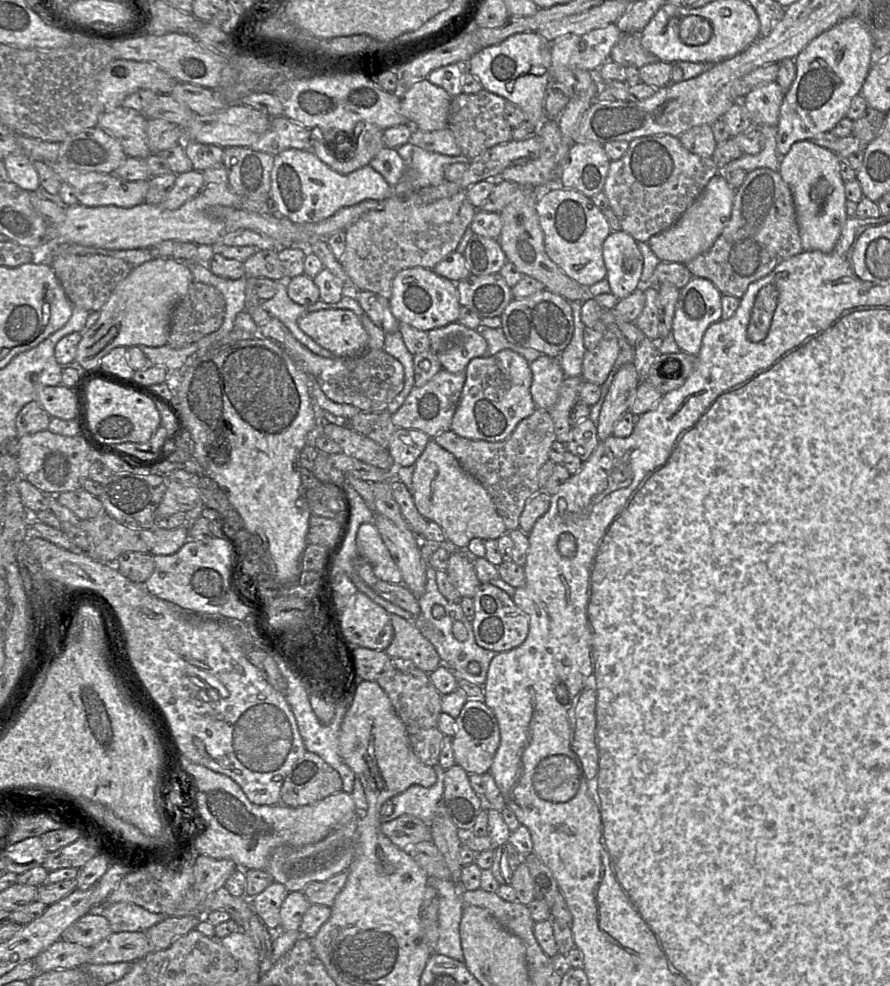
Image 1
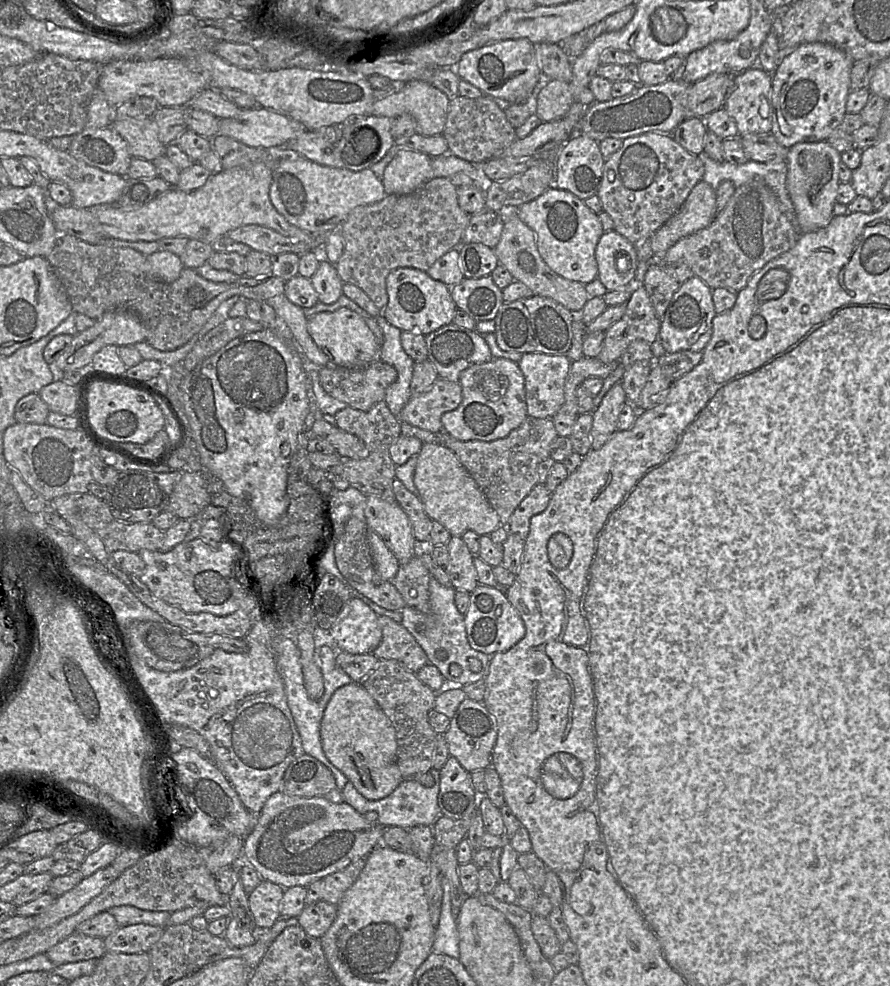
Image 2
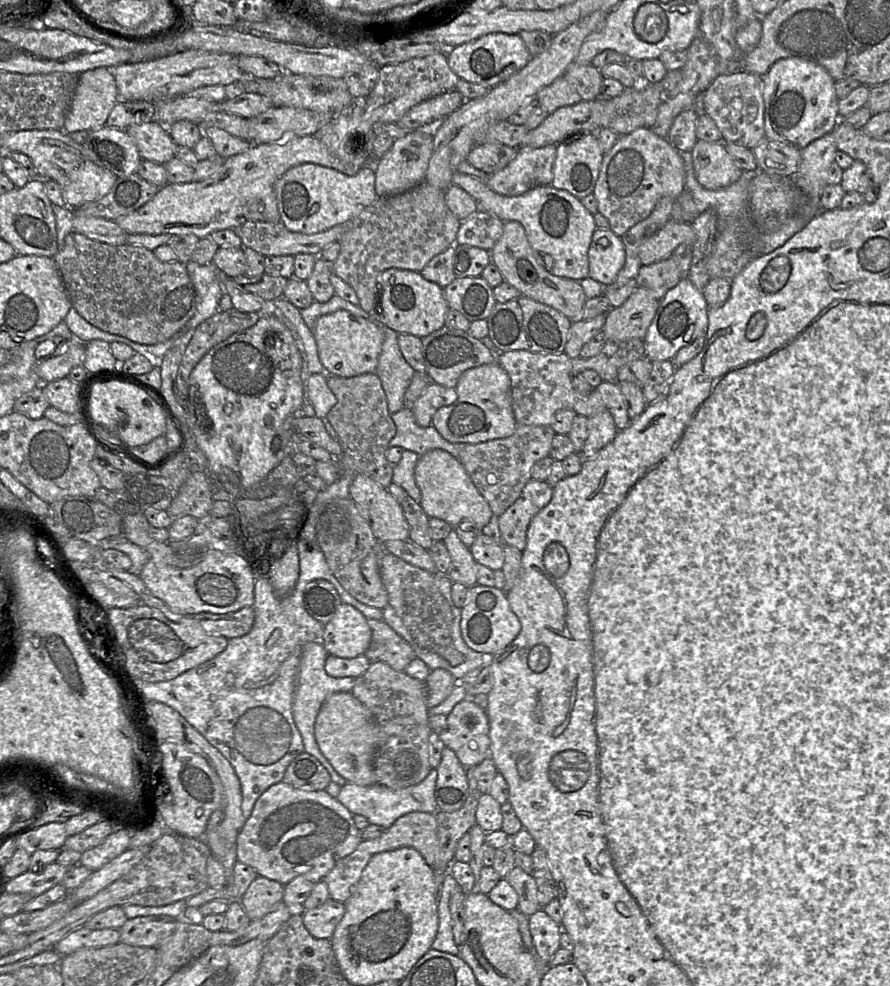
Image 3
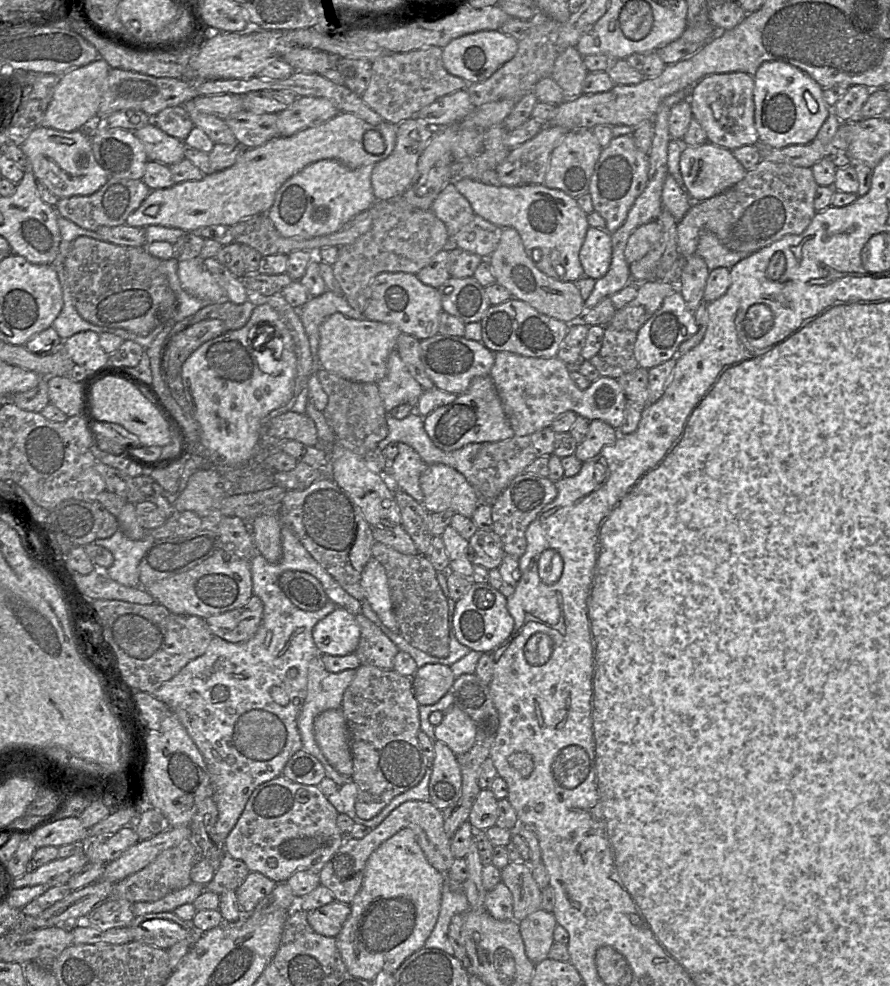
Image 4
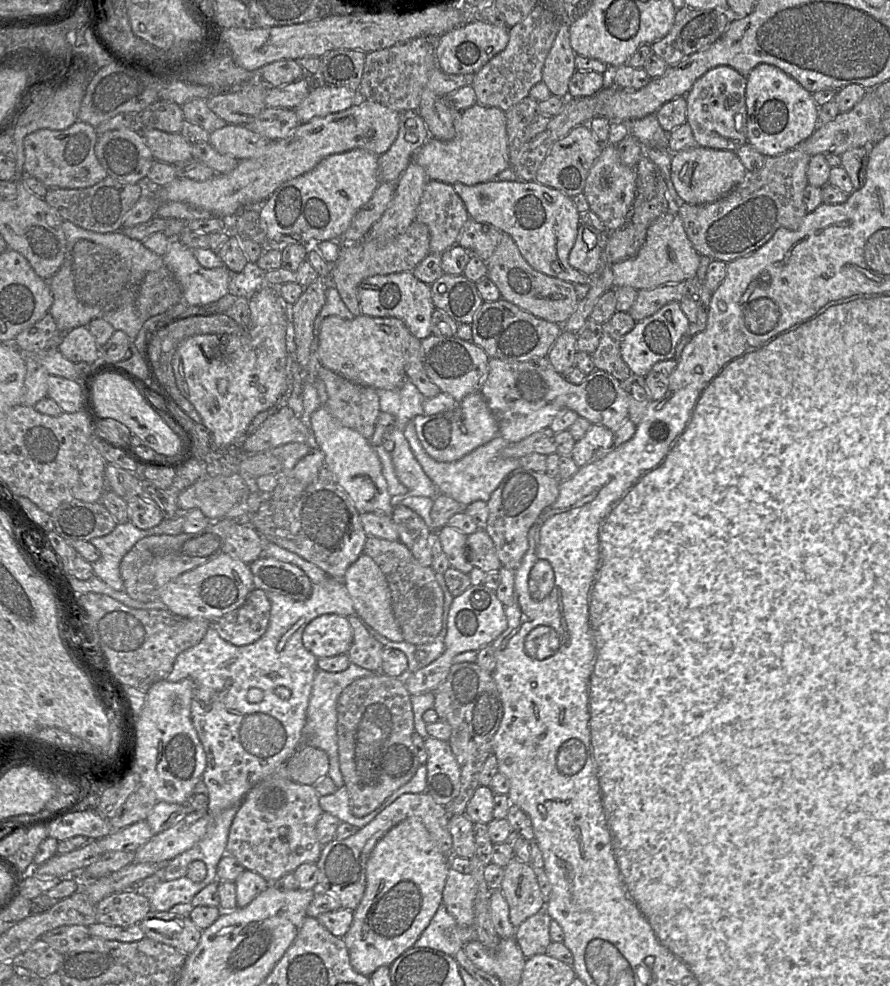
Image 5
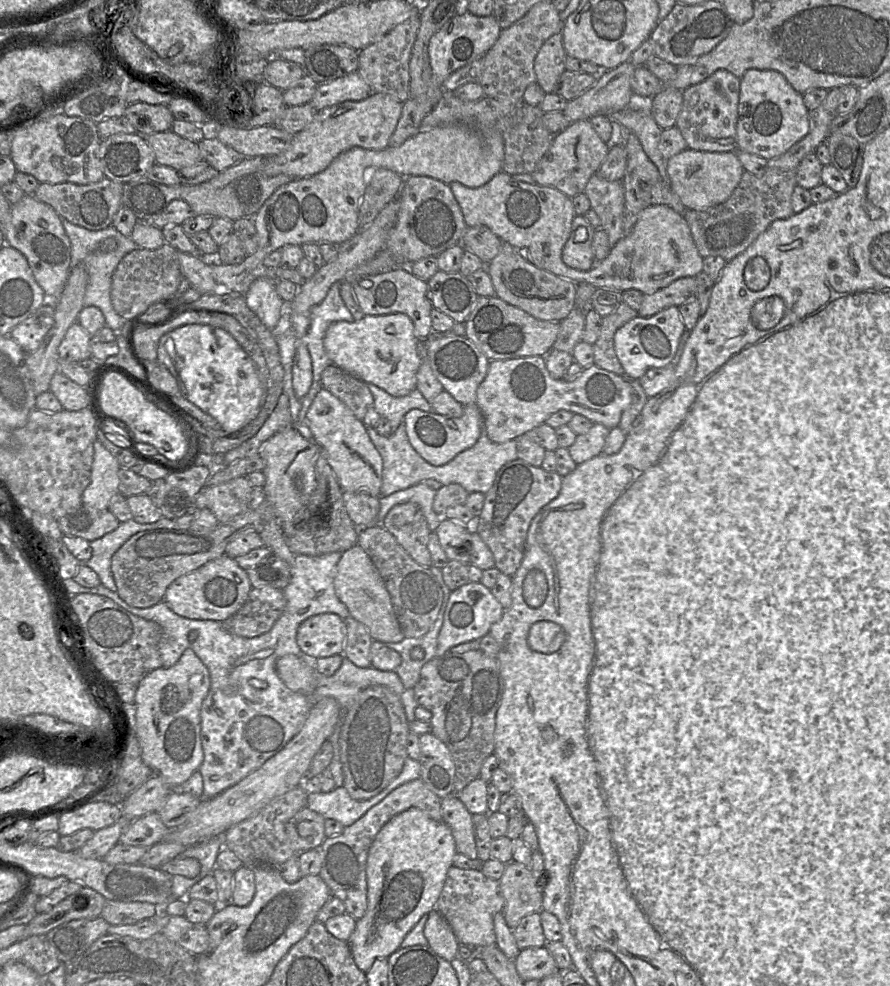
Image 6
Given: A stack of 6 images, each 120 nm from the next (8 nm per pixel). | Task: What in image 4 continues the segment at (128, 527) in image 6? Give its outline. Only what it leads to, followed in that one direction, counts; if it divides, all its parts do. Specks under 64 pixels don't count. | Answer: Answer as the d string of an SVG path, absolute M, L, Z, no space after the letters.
M120 530L111 537L95 540L113 555L113 564L107 568L110 579L127 587L139 586L139 563L155 539L149 532L140 540L127 538Z

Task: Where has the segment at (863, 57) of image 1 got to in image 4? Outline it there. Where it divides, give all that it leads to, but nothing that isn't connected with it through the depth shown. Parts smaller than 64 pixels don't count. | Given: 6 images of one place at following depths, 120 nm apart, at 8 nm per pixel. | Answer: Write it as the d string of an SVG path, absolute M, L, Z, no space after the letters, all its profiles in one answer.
M766 61L761 64L754 75L755 127L760 145L785 148L789 145L808 144L812 142L821 126L832 112L832 107L823 97L823 88L806 72L781 61Z

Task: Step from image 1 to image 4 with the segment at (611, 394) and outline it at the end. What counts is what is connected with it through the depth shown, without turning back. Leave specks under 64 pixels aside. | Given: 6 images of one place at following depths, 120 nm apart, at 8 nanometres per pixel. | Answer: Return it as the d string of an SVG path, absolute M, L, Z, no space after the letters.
M593 420L585 439L577 444L574 456L581 462L595 457L604 447L613 444L619 436L618 431L602 420Z

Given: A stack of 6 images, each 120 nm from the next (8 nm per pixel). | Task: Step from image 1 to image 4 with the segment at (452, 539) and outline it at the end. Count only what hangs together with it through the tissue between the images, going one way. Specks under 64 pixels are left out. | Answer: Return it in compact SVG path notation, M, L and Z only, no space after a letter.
M444 464L427 465L420 487L429 513L451 510L471 519L479 505L486 503L460 472Z

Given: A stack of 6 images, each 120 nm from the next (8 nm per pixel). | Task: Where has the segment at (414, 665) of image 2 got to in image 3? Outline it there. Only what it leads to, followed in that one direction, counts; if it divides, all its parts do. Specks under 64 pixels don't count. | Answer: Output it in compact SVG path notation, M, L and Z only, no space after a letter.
M367 619L372 631L370 645L364 655L371 661L387 663L397 671L404 671L416 654L411 645L384 620Z

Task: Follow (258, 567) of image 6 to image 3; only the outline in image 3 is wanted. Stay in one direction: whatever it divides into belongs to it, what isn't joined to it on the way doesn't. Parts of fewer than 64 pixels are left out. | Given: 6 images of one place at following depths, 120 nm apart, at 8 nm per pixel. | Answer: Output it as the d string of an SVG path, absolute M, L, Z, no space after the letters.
M312 580L303 591L303 606L306 612L323 625L333 618L341 604L337 590L327 580Z

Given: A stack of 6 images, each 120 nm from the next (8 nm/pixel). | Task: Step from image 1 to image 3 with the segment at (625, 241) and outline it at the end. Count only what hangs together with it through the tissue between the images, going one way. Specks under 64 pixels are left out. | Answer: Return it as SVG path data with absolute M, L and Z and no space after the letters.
M596 228L588 250L589 277L603 286L613 284L624 266L625 257L621 237L610 229Z

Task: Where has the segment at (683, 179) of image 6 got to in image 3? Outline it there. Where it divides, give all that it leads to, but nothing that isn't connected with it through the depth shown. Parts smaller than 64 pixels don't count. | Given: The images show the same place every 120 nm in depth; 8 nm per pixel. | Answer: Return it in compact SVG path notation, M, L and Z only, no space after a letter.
M698 140L691 150L691 157L697 181L708 190L725 188L743 173L722 141Z

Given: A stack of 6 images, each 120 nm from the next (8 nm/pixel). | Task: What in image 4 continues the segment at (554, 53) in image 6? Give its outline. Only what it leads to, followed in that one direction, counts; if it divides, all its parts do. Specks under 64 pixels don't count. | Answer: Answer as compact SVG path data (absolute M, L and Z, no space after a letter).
M571 46L558 54L550 77L562 88L566 99L572 99L583 94L587 74L583 56L576 47Z

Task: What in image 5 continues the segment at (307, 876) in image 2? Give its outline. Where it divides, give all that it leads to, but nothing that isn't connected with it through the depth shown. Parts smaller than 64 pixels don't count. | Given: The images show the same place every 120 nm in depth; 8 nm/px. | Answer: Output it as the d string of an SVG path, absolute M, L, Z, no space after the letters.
M268 777L253 786L242 800L229 829L226 853L235 857L244 869L261 875L269 883L275 882L303 863L318 861L323 845L316 838L315 827L323 812L313 785L299 784L281 777Z

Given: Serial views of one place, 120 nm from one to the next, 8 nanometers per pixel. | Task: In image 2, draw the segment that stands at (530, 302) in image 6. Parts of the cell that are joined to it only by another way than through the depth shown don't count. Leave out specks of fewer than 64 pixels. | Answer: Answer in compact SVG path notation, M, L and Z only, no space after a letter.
M504 211L504 225L500 240L494 252L501 265L511 273L515 281L520 281L528 286L534 293L550 298L571 311L574 315L580 313L588 299L585 285L561 277L555 273L542 259L536 245L536 235L514 211Z

